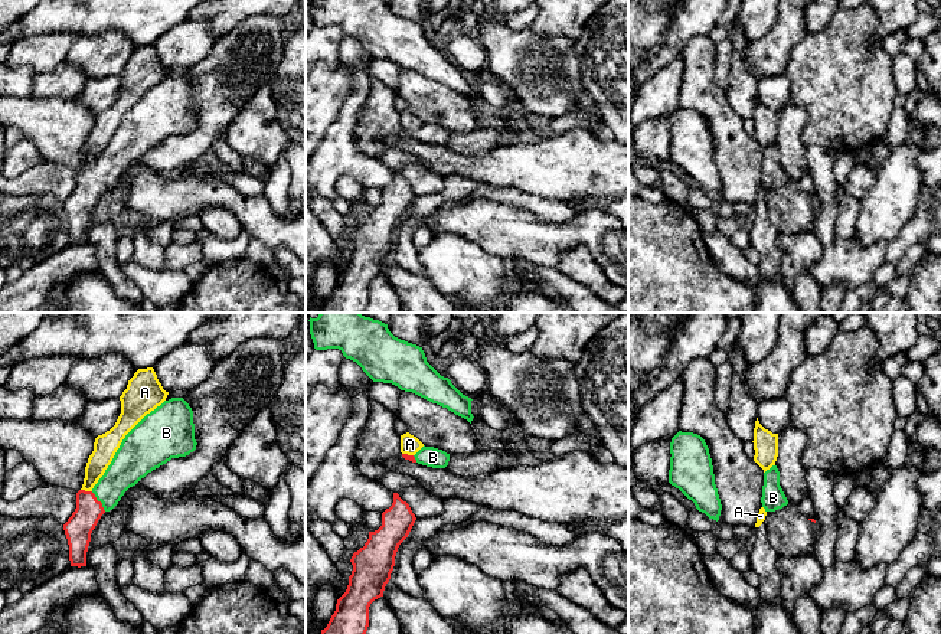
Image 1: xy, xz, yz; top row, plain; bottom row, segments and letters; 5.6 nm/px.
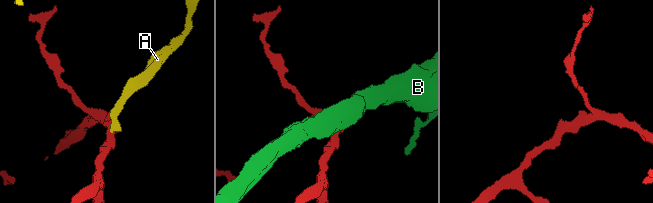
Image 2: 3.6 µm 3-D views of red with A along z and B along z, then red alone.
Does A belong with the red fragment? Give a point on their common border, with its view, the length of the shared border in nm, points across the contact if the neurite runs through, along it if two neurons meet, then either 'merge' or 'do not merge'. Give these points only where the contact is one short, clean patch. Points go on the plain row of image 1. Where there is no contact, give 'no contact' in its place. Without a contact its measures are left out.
meets red in xy at (87, 169); contact 70 nm long; border along xy (81, 166), (91, 169); do not merge

